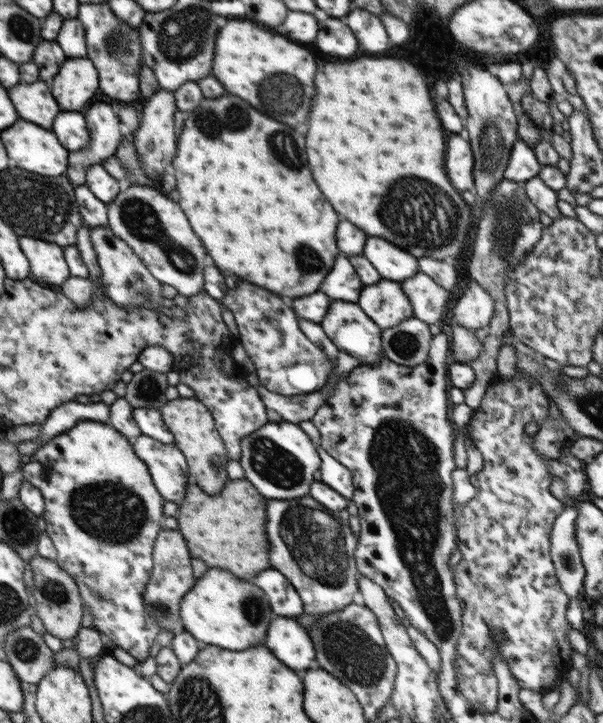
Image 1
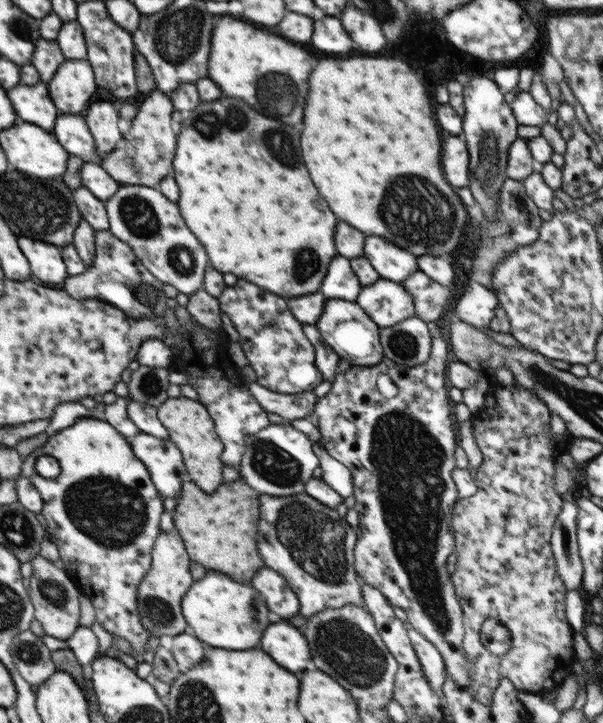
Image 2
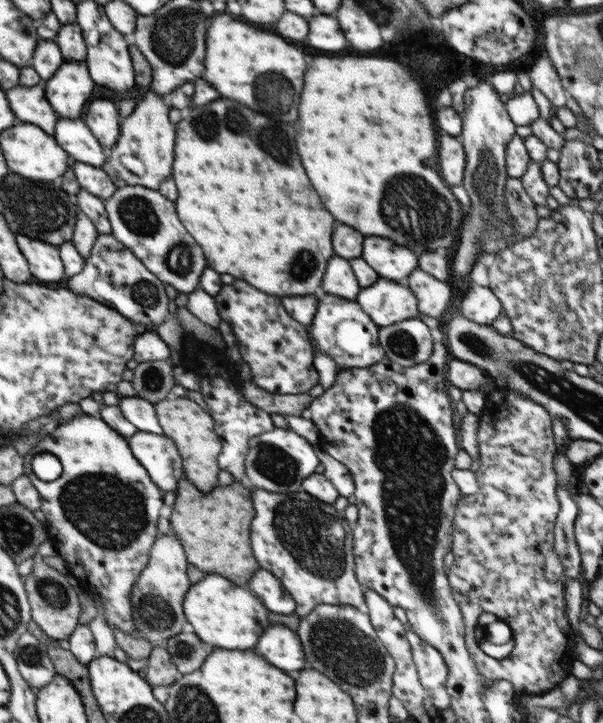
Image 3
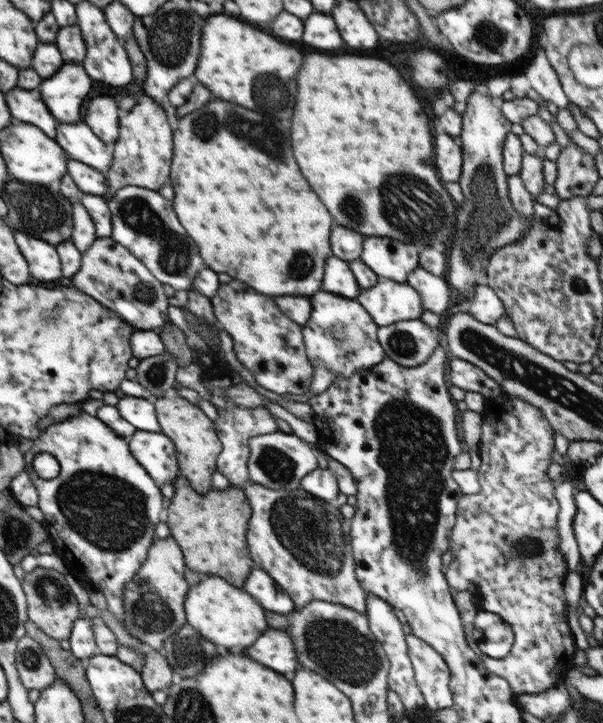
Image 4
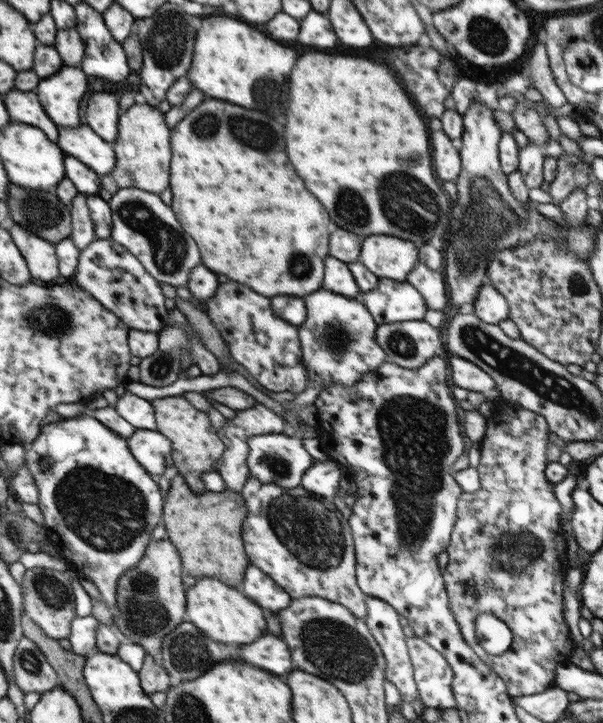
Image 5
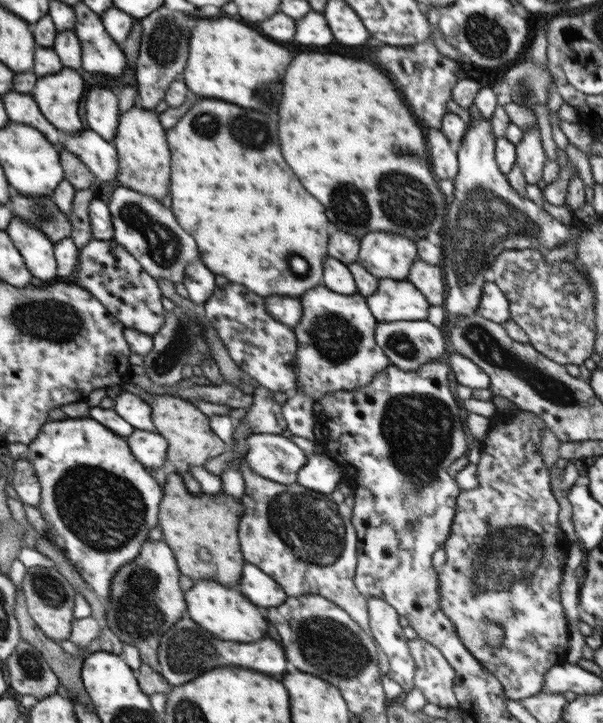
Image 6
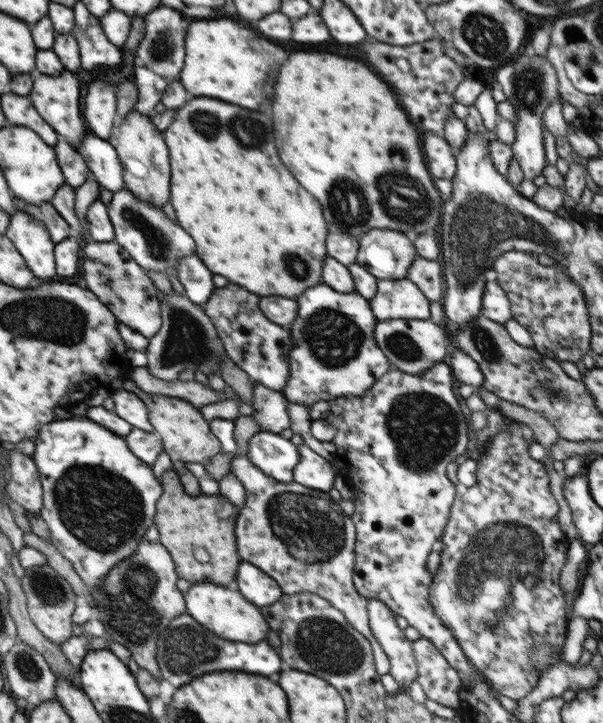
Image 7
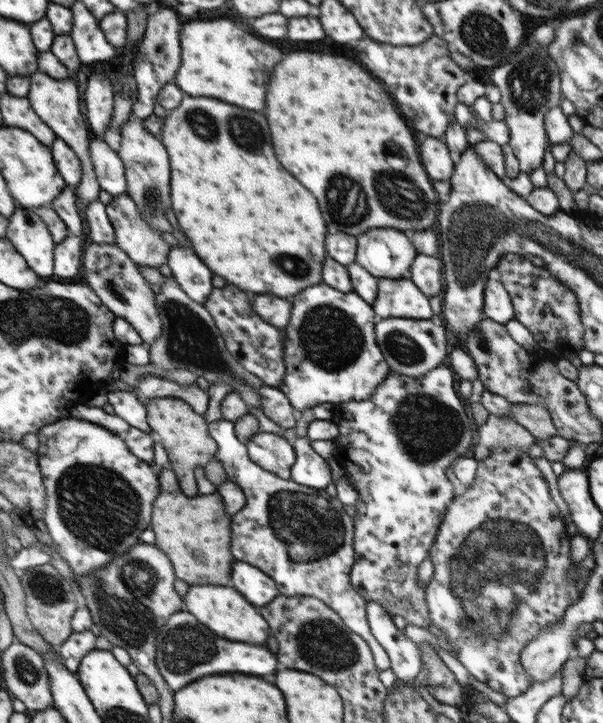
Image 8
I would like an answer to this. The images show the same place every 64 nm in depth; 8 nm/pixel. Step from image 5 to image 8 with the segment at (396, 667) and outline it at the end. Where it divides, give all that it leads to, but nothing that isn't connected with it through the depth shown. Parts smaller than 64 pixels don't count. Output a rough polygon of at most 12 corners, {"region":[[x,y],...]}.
{"region":[[379,602],[367,603],[372,635],[397,682],[423,668],[419,645],[396,628]]}

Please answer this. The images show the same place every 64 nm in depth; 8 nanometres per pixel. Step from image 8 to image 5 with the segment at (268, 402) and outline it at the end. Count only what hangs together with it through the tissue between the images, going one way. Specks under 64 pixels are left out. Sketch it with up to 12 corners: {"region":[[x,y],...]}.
{"region":[[259,401],[237,410],[217,434],[217,471],[241,492],[251,472],[247,440],[282,433],[284,417]]}

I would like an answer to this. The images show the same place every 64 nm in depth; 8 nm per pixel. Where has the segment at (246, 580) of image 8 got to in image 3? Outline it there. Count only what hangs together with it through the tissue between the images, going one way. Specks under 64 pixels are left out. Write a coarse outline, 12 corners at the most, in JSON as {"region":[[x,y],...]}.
{"region":[[268,570],[248,586],[271,613],[292,615],[296,601]]}

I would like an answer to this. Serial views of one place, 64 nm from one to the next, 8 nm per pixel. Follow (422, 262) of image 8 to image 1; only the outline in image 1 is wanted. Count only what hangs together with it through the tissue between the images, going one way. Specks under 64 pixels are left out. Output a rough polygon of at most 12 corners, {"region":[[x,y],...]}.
{"region":[[422,271],[402,282],[413,316],[438,324],[450,292]]}

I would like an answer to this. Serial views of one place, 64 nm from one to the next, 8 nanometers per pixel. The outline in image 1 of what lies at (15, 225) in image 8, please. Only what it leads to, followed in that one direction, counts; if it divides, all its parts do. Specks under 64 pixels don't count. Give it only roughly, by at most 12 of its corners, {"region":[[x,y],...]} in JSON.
{"region":[[20,238],[32,276],[46,285],[71,277],[64,248]]}

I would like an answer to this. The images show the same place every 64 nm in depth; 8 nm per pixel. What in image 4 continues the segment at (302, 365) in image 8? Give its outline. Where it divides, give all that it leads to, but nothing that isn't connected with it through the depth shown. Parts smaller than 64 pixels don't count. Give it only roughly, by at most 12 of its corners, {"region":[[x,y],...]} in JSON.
{"region":[[310,298],[303,326],[313,368],[348,378],[386,358],[379,326],[356,300]]}

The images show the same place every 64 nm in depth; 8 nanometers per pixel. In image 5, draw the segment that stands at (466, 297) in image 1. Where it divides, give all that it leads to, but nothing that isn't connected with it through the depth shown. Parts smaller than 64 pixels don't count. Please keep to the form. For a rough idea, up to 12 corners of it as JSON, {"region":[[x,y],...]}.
{"region":[[489,282],[473,302],[475,315],[497,325],[509,318],[506,299]]}

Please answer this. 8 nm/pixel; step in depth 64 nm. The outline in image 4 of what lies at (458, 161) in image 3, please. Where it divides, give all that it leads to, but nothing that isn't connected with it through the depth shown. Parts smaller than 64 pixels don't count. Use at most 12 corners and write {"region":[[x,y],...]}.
{"region":[[436,134],[435,167],[442,182],[459,182],[461,146]]}

